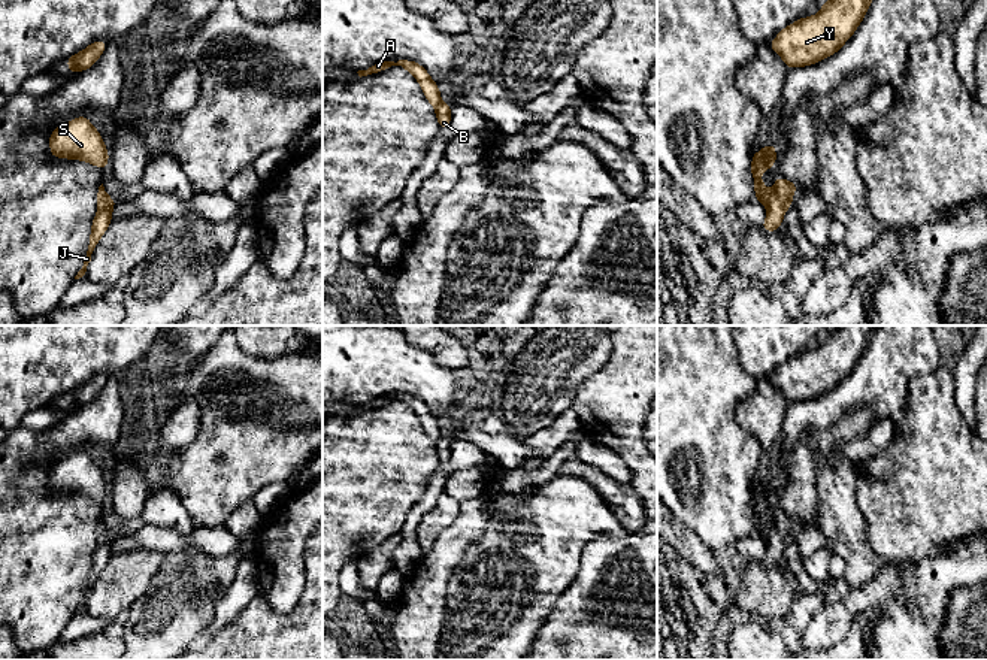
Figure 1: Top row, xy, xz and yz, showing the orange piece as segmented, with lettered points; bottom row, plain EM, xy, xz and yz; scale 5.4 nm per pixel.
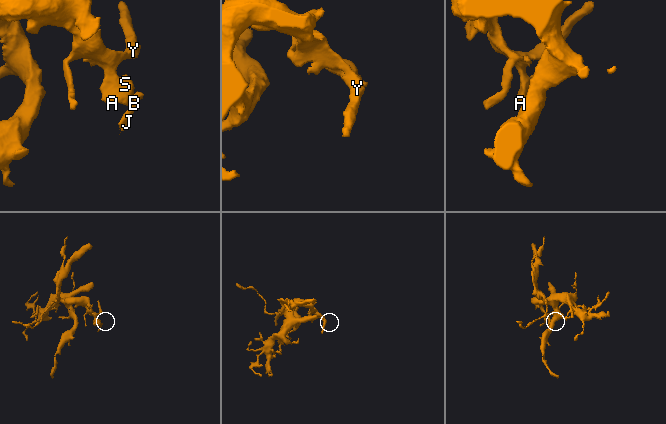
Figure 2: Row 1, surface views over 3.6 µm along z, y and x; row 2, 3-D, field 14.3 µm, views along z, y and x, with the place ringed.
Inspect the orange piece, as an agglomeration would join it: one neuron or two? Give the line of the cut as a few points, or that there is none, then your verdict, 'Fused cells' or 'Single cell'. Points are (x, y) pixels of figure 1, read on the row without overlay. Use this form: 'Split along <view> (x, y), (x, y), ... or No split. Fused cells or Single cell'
Split along yz (772, 526), (766, 541). Fused cells

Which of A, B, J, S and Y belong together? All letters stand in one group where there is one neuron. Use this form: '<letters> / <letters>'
A S Y / B J

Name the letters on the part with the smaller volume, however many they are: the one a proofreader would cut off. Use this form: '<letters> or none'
B, J

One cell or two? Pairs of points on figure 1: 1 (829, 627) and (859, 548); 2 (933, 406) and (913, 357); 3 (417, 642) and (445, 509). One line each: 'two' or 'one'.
1: two
2: two
3: two

